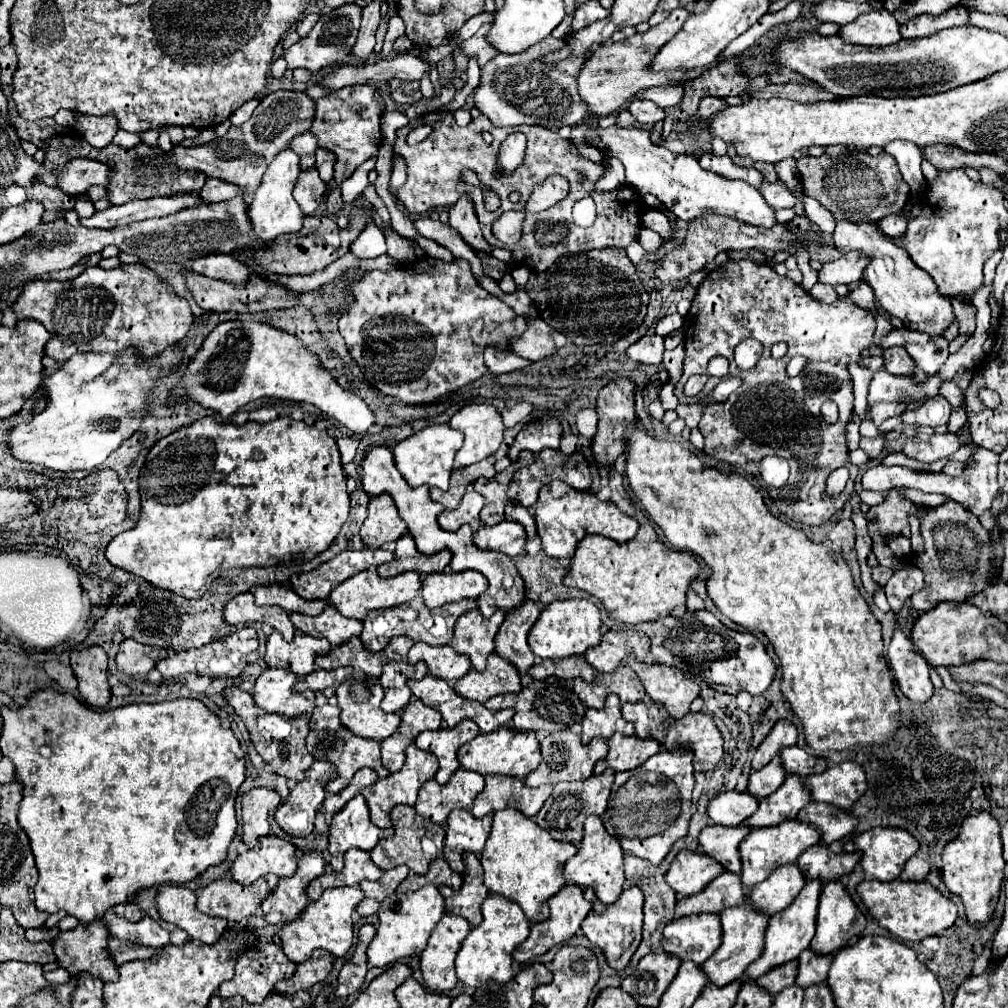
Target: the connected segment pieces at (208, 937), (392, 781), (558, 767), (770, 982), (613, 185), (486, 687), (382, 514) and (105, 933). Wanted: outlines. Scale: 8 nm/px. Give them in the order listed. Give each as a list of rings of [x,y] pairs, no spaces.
[[[161,886],[157,896],[157,908],[165,922],[183,928],[193,940],[203,944],[215,944],[227,928],[225,918],[211,918],[197,910],[195,892],[185,886]]]
[[[415,744],[407,746],[405,756],[407,756],[407,758],[405,758],[405,764],[403,764],[403,768],[401,768],[399,772],[389,774],[389,776],[383,778],[383,780],[377,780],[373,786],[367,786],[367,788],[361,792],[361,794],[365,796],[365,800],[367,800],[369,810],[371,810],[371,822],[373,822],[375,826],[379,826],[379,828],[391,828],[389,812],[391,812],[393,806],[397,806],[397,804],[415,806],[417,792],[419,792],[421,784],[427,782],[427,780],[431,780],[431,778],[435,776],[435,772],[437,772],[437,758],[431,756],[431,754],[425,752],[425,750],[419,750]]]
[[[563,730],[563,732],[555,732],[547,736],[545,740],[541,740],[541,754],[543,754],[543,760],[539,768],[525,778],[527,786],[557,784],[561,780],[587,780],[593,774],[595,762],[607,756],[607,742],[601,738],[593,738],[589,744],[583,744],[577,734]]]
[[[797,960],[785,962],[783,966],[775,966],[775,970],[769,970],[763,974],[763,978],[757,980],[759,986],[763,986],[771,996],[775,996],[779,990],[791,986],[797,978]]]
[[[605,156],[605,176],[595,184],[595,190],[599,192],[607,192],[607,190],[617,190],[625,184],[625,170],[623,164],[617,158]]]
[[[495,652],[489,656],[485,672],[477,672],[471,668],[463,678],[459,678],[459,682],[455,682],[457,694],[477,702],[487,702],[495,694],[517,694],[519,690],[519,672],[511,666],[511,662],[499,658]]]
[[[389,494],[371,498],[367,518],[361,526],[361,540],[367,548],[381,548],[385,542],[395,542],[405,536],[407,526],[397,514],[395,502]]]
[[[101,920],[91,922],[89,926],[79,924],[77,928],[73,928],[69,932],[61,932],[59,938],[53,940],[53,950],[55,950],[55,956],[57,956],[57,964],[63,966],[65,970],[69,970],[71,974],[89,972],[91,976],[95,976],[103,982],[115,982],[119,972],[117,972],[117,964],[113,962],[113,958],[107,950],[109,936],[111,936],[111,932],[109,932],[107,924],[101,922]]]

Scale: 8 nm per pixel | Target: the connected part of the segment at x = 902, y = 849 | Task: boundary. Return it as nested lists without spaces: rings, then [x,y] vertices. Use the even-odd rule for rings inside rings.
[[[871,828],[863,834],[853,834],[845,846],[845,852],[861,852],[861,866],[867,874],[867,878],[877,878],[877,880],[895,880],[899,878],[905,862],[919,850],[919,842],[907,832],[899,828]]]

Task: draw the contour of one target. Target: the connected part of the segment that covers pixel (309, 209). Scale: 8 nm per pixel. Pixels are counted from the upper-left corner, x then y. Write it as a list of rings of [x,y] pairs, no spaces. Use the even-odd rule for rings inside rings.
[[[311,168],[311,170],[305,170],[299,174],[293,196],[303,214],[313,214],[319,208],[319,204],[325,200],[327,190],[329,190],[329,184],[325,180],[321,180],[321,176],[315,168]]]

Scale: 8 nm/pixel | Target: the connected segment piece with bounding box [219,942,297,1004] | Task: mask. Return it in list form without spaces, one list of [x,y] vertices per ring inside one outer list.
[[[259,942],[259,946],[253,946],[251,950],[245,950],[243,956],[239,958],[237,966],[235,966],[235,976],[229,982],[223,982],[223,986],[219,986],[219,996],[221,998],[231,998],[235,994],[243,996],[247,1002],[253,1004],[261,1004],[267,994],[271,994],[273,986],[279,980],[287,980],[293,976],[297,964],[293,964],[291,960],[287,960],[287,956],[283,954],[283,948],[277,946],[275,942]]]

